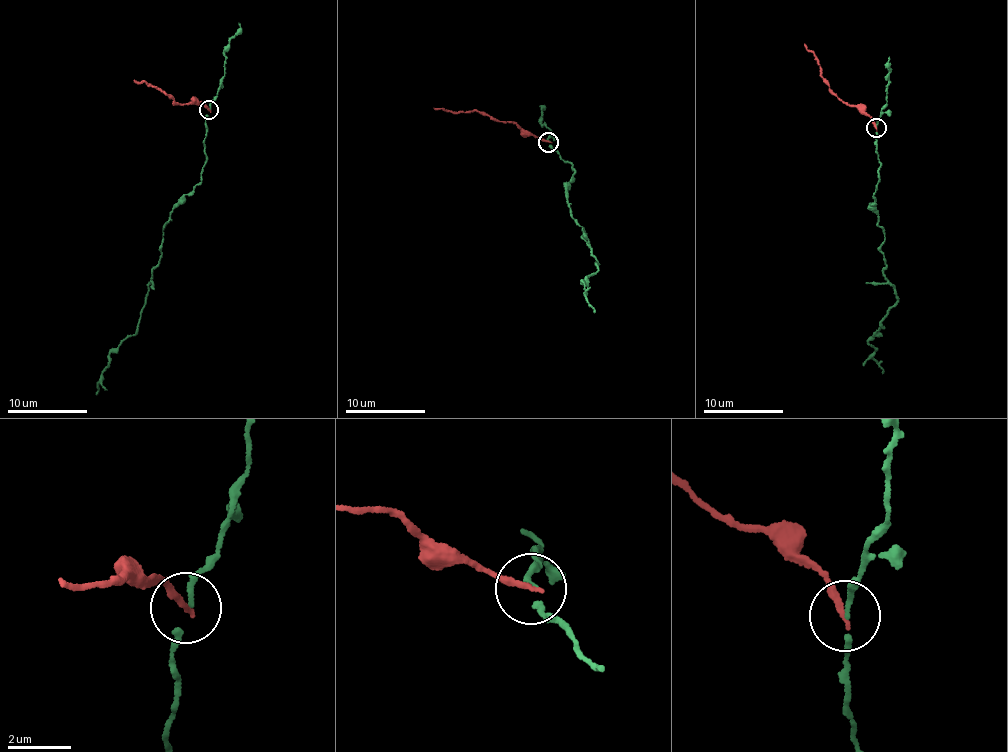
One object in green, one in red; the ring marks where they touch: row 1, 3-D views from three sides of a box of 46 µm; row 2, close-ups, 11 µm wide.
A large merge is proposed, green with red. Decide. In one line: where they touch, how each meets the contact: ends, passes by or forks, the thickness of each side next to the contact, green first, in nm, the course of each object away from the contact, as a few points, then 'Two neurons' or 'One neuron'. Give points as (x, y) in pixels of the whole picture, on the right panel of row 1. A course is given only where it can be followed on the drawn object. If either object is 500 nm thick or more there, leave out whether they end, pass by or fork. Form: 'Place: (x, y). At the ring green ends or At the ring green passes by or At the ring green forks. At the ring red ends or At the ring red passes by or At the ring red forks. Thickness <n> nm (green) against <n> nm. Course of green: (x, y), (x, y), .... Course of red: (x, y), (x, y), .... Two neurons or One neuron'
Place: (876, 128). At the ring green passes by. At the ring red ends. Thickness 110 nm (green) against 200 nm. Course of green: (875, 128), (880, 169), (872, 204), (882, 229), (883, 277), (898, 304), (869, 342), (882, 374). Course of red: (875, 128), (873, 121), (854, 106), (836, 96), (822, 77), (813, 53), (804, 43). Two neurons

